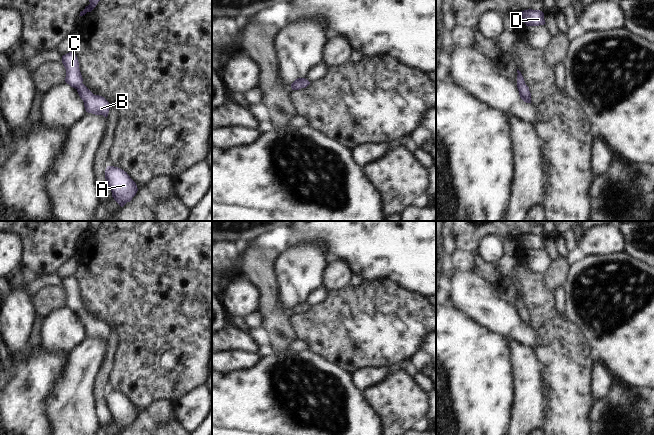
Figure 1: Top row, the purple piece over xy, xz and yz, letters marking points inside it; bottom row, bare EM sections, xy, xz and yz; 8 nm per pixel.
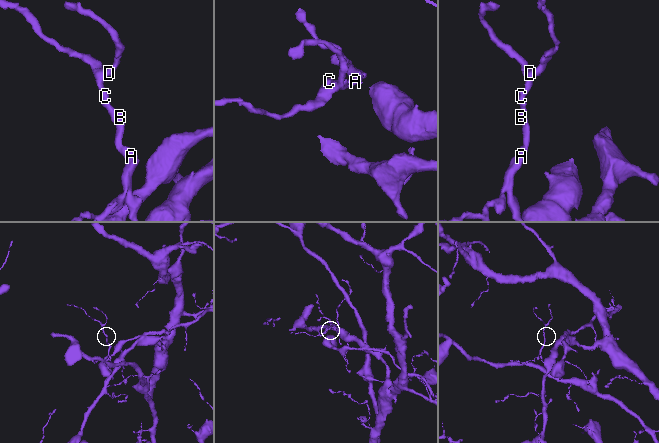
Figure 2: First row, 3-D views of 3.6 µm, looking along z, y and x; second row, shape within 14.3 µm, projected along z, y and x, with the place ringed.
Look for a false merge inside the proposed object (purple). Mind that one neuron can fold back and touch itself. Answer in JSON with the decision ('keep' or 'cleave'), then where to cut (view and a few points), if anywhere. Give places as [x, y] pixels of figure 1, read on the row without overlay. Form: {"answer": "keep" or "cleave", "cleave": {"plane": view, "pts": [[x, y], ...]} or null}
{"answer": "keep", "cleave": null}

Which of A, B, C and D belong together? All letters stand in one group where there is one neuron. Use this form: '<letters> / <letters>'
A B C D

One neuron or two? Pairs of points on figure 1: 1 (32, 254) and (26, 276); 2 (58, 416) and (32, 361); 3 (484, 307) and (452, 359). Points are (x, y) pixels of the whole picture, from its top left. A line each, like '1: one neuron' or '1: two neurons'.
1: two neurons
2: two neurons
3: two neurons

